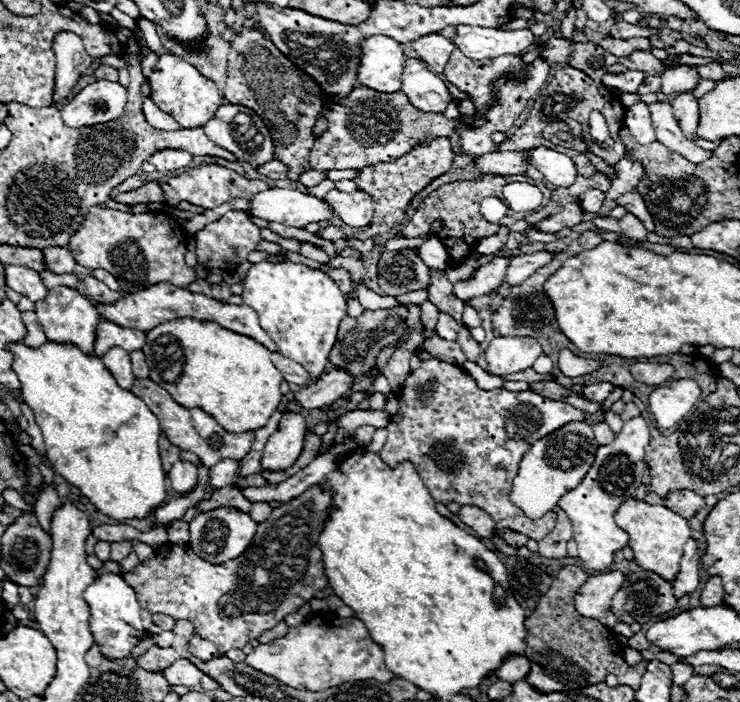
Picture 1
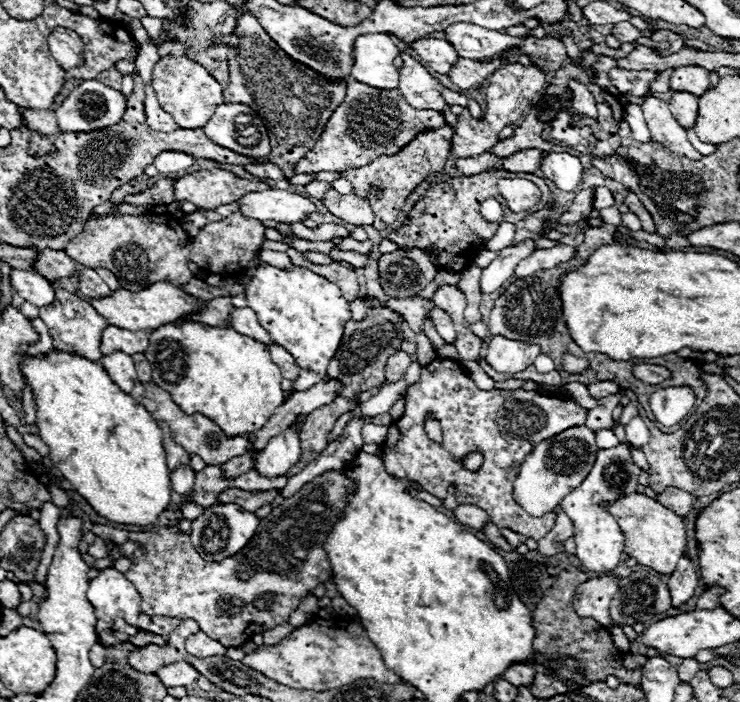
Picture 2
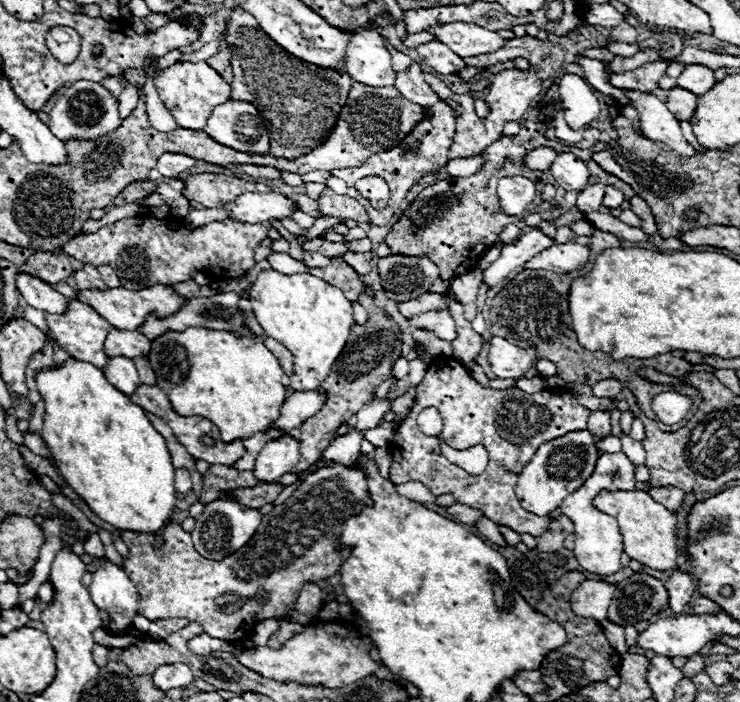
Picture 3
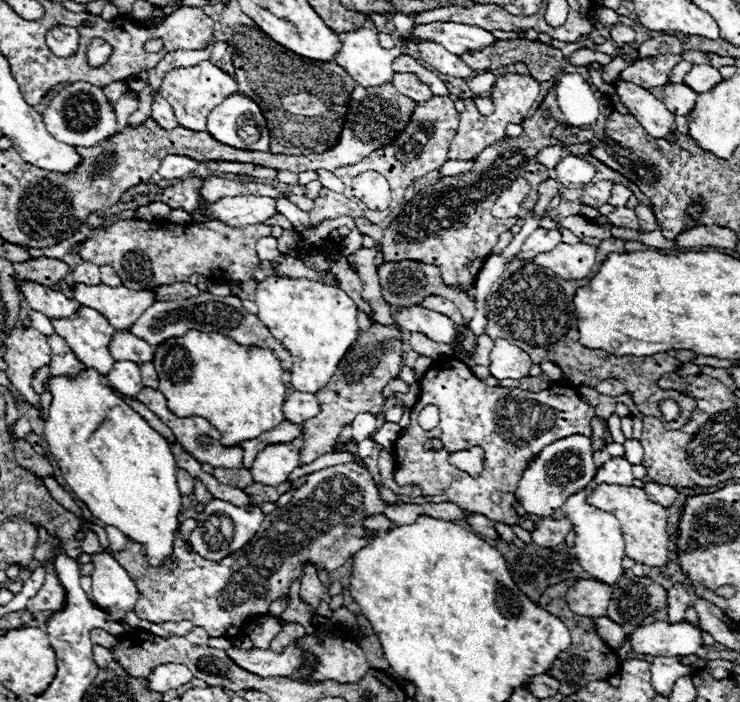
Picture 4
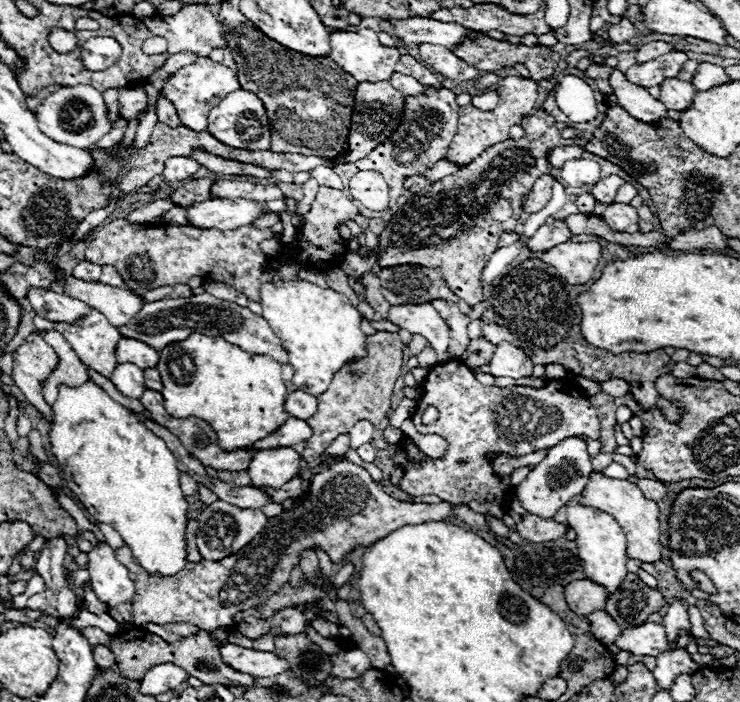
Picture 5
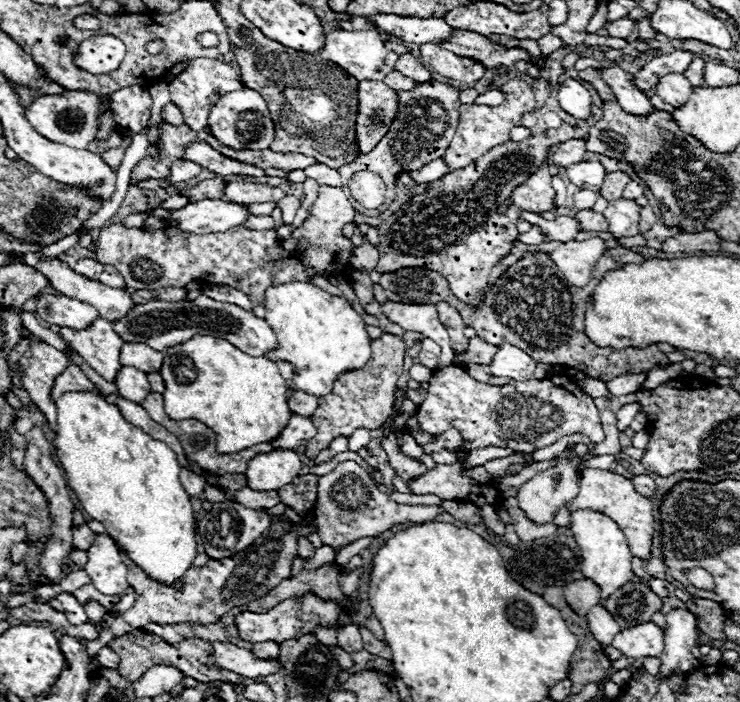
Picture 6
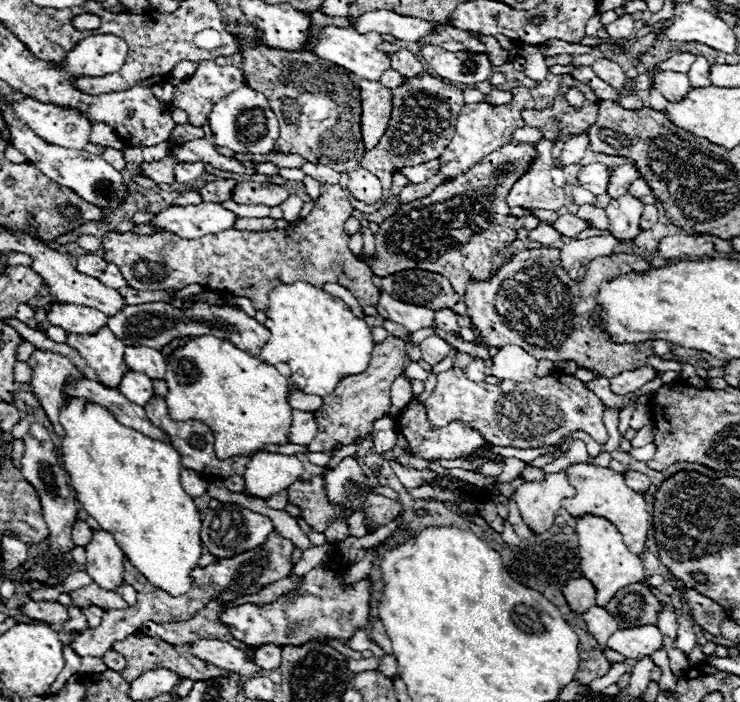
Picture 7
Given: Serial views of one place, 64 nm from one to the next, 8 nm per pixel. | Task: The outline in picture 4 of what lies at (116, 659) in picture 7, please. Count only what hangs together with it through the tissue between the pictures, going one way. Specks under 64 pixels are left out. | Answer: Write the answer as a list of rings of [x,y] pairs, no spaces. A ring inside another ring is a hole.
[[[94,646],[94,660],[96,660],[96,664],[100,666],[100,668],[106,668],[108,666],[108,662],[112,662],[114,660],[114,656],[112,656],[112,650],[108,650],[108,648],[104,648],[104,646]]]

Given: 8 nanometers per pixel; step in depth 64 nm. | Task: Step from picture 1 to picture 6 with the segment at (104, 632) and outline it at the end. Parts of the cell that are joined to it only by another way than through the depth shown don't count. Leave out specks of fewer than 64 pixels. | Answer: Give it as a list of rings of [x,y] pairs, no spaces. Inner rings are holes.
[[[98,534],[88,548],[88,564],[84,570],[92,578],[96,590],[106,596],[122,598],[130,588],[126,580],[128,568],[120,560],[120,548],[106,534]]]

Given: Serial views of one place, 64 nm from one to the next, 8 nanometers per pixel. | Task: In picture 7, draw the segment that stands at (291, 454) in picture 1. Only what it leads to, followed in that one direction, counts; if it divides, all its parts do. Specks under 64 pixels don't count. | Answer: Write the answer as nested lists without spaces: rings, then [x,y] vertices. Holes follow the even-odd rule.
[[[256,452],[244,472],[246,492],[258,498],[268,498],[294,484],[302,470],[302,462],[296,456]]]

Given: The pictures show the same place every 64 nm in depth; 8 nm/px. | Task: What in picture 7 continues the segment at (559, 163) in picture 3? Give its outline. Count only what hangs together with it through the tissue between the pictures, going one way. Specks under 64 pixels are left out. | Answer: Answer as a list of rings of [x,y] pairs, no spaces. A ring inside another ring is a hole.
[[[594,162],[594,164],[588,164],[588,166],[580,168],[580,172],[576,176],[576,182],[598,196],[598,194],[606,194],[608,178],[610,178],[608,168],[600,162]]]

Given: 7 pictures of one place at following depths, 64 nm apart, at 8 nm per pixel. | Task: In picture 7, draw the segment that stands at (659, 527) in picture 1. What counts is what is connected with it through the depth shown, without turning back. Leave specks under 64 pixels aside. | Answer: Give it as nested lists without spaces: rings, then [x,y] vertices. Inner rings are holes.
[[[574,464],[574,466],[568,466],[566,472],[570,478],[570,484],[576,488],[576,496],[562,500],[562,508],[568,510],[570,516],[592,514],[592,516],[602,516],[602,518],[610,520],[618,528],[618,532],[624,536],[628,550],[636,552],[638,556],[644,554],[648,528],[652,526],[650,506],[644,500],[644,496],[634,492],[632,488],[628,488],[624,476],[618,472],[612,472],[610,468],[600,468],[600,466],[592,466],[592,464]]]

